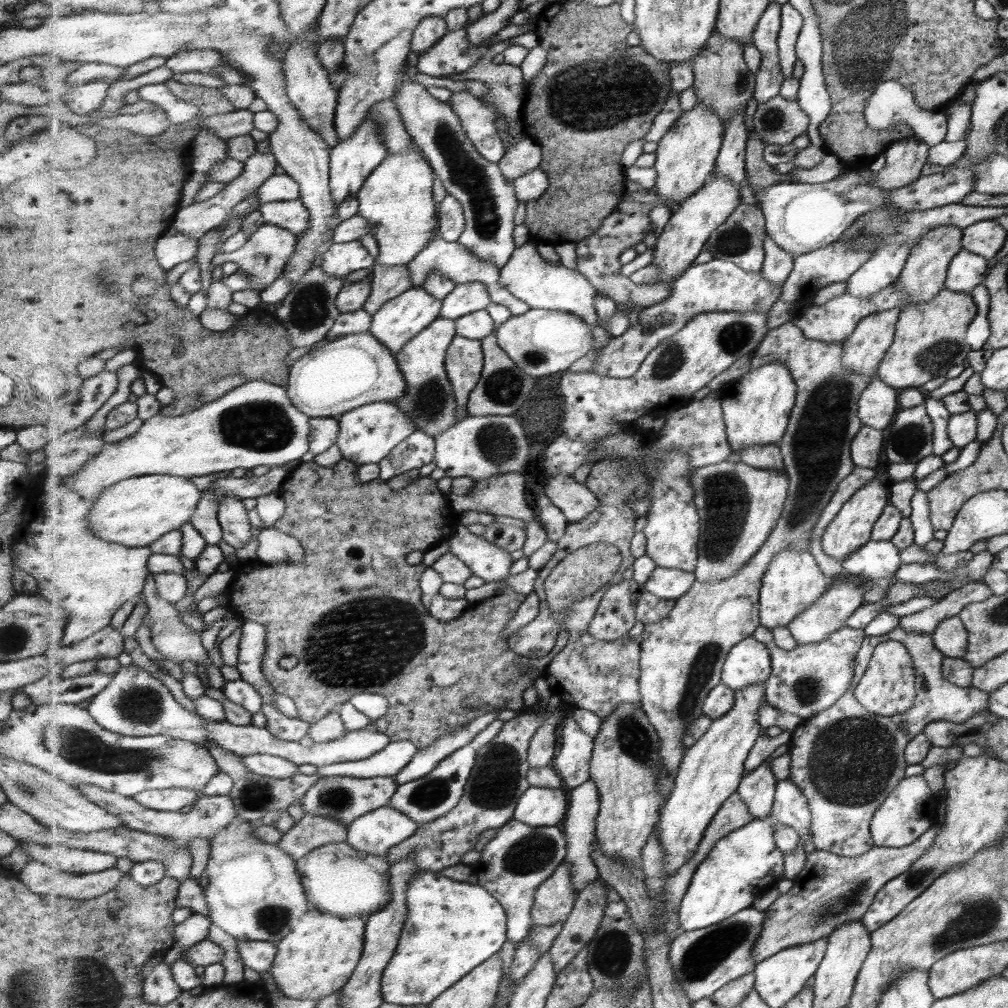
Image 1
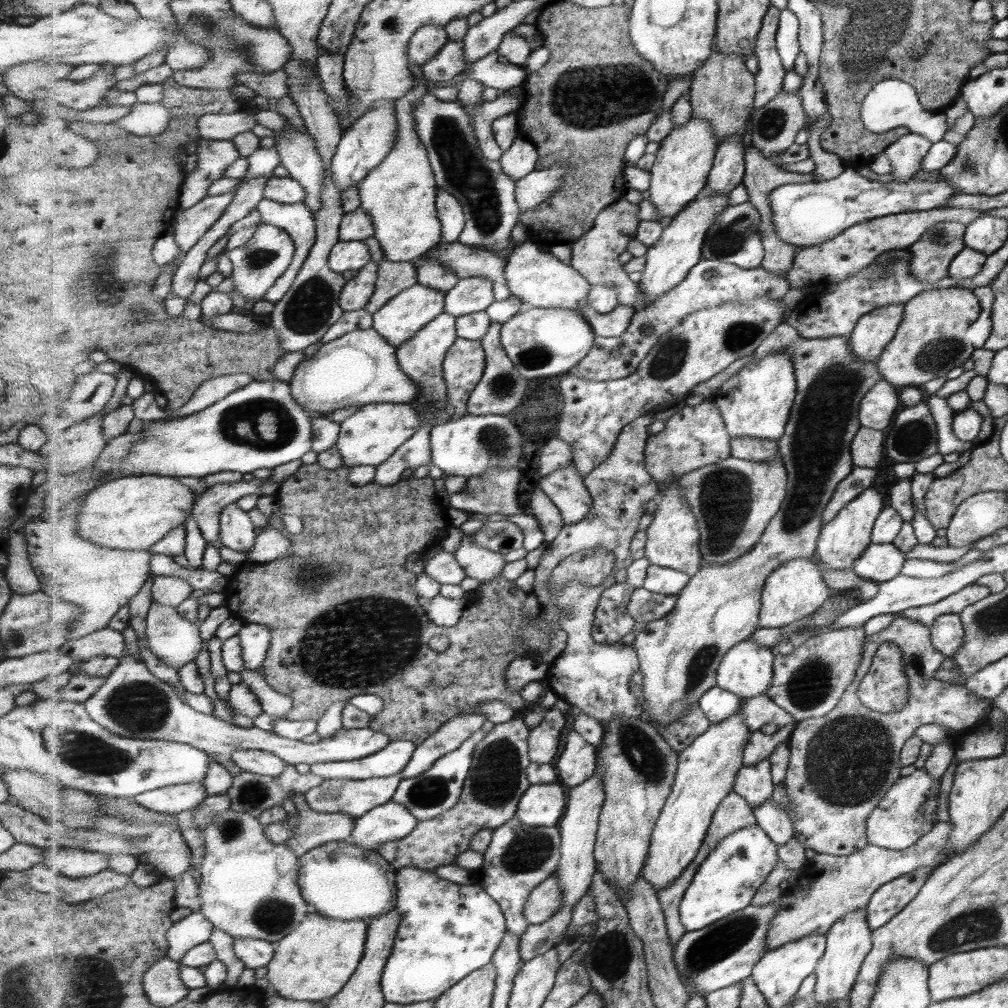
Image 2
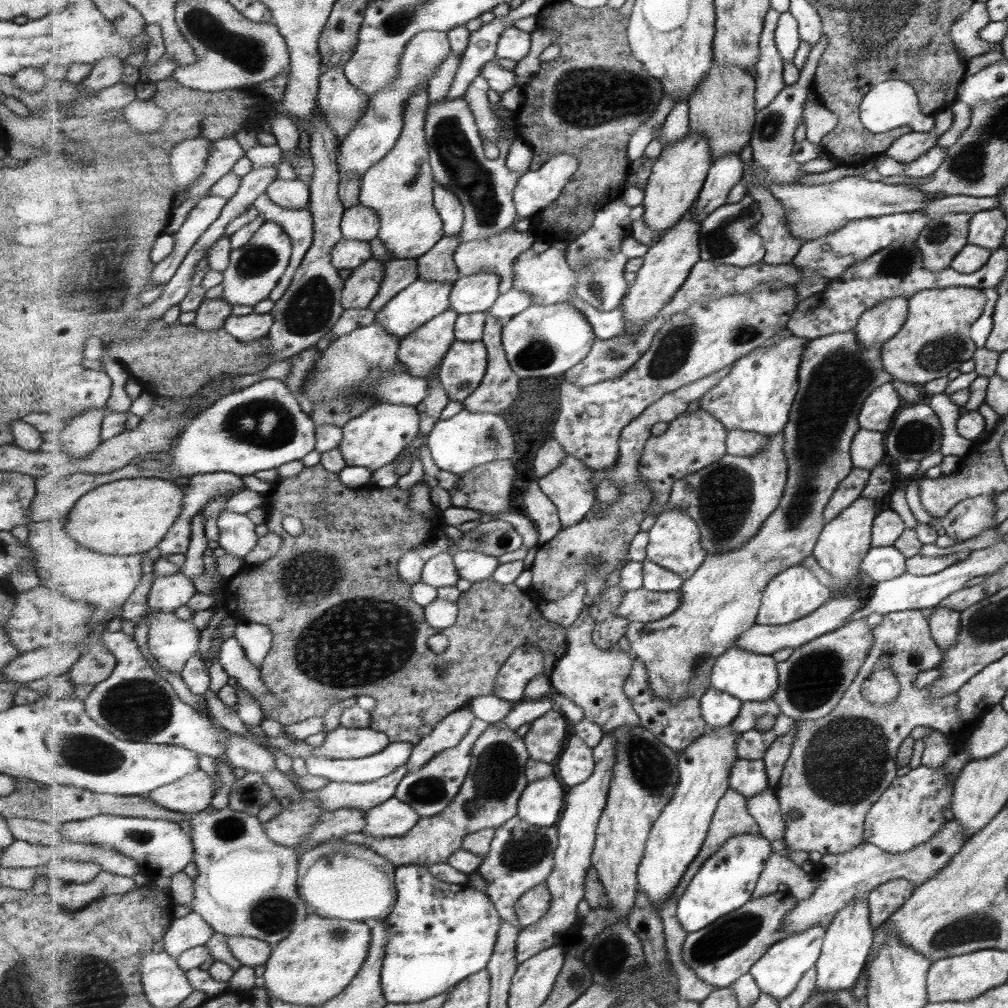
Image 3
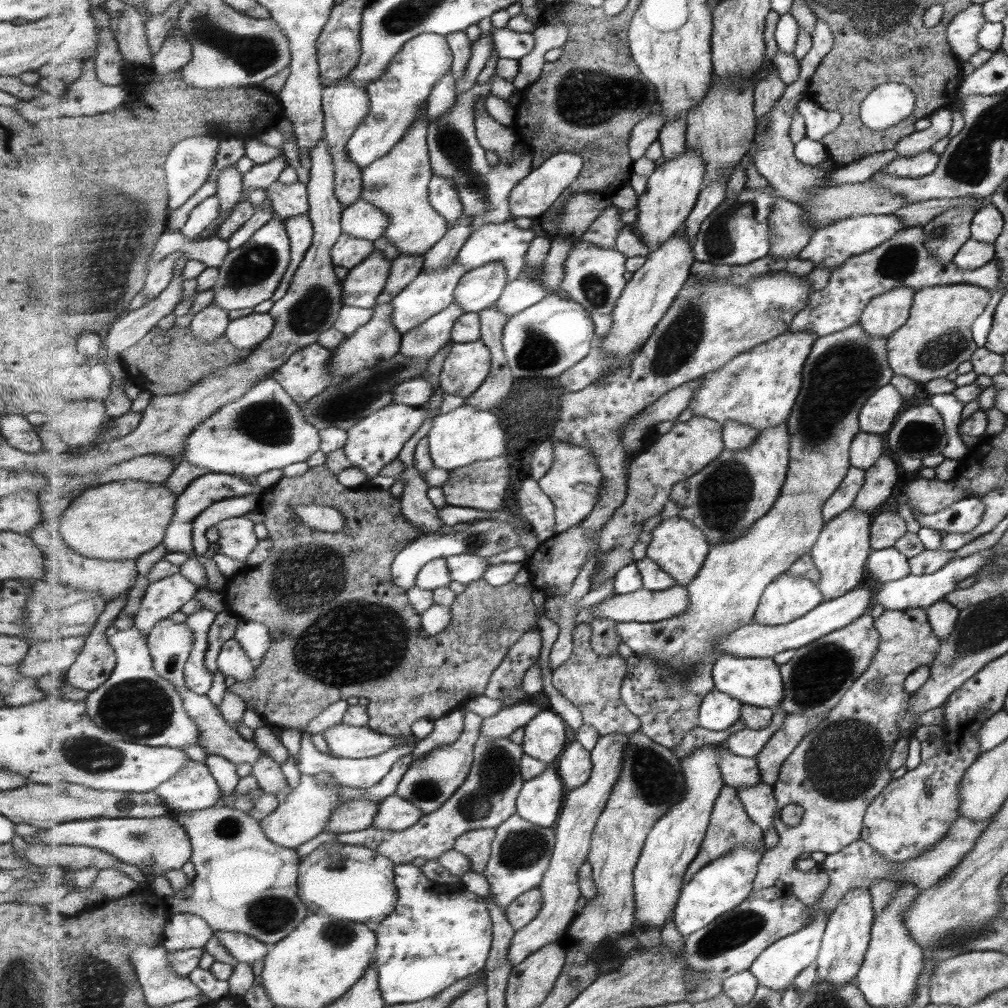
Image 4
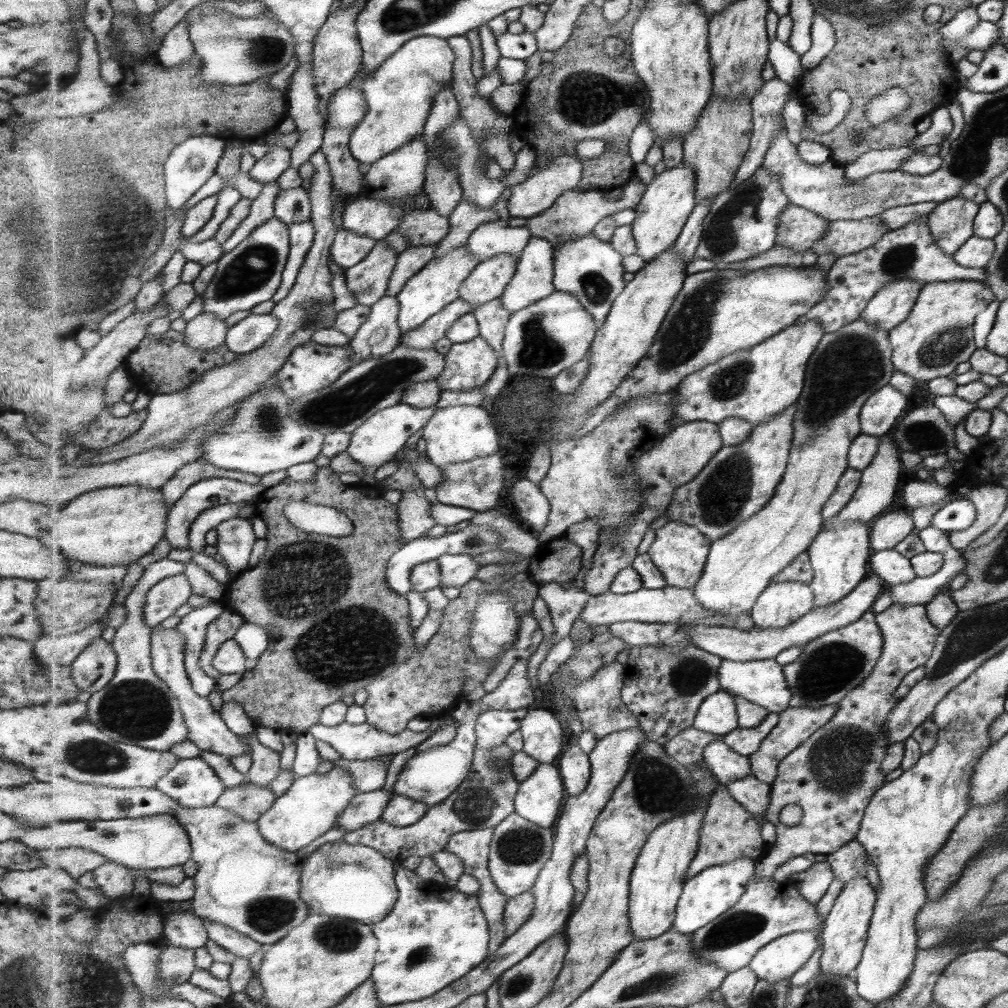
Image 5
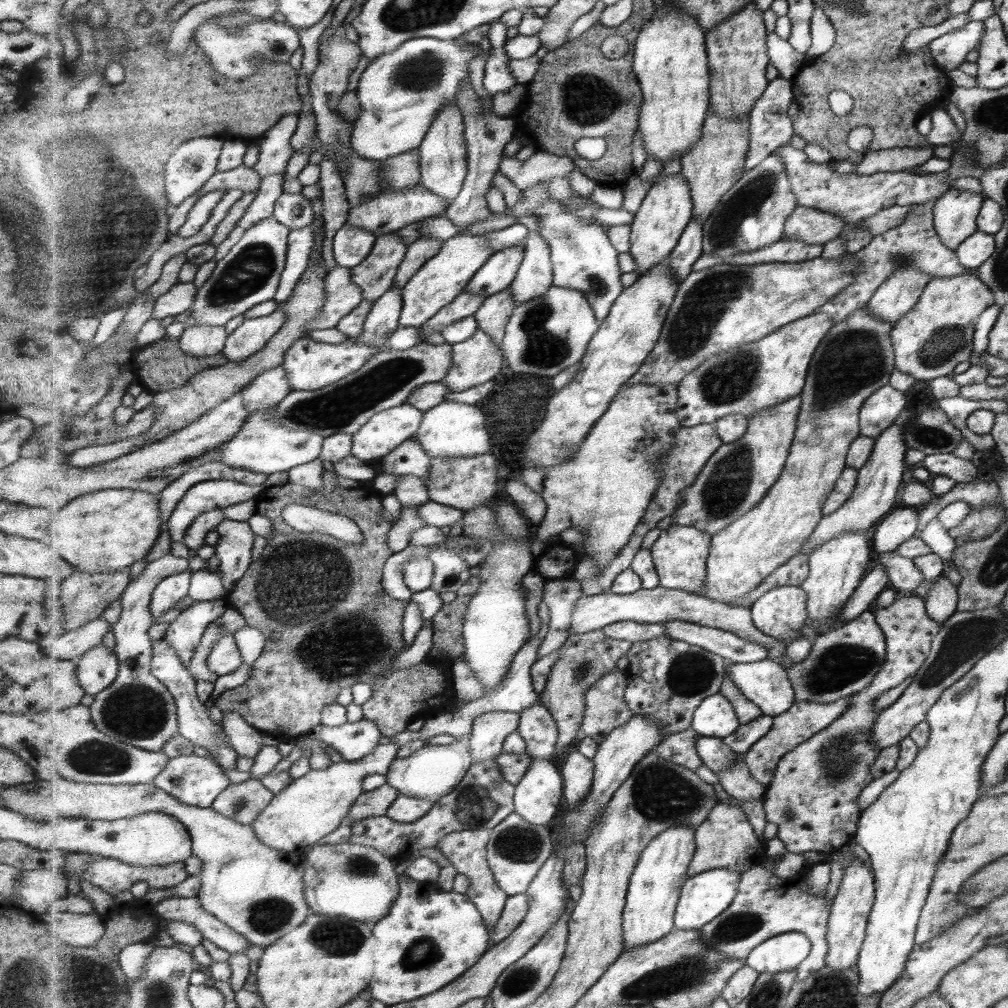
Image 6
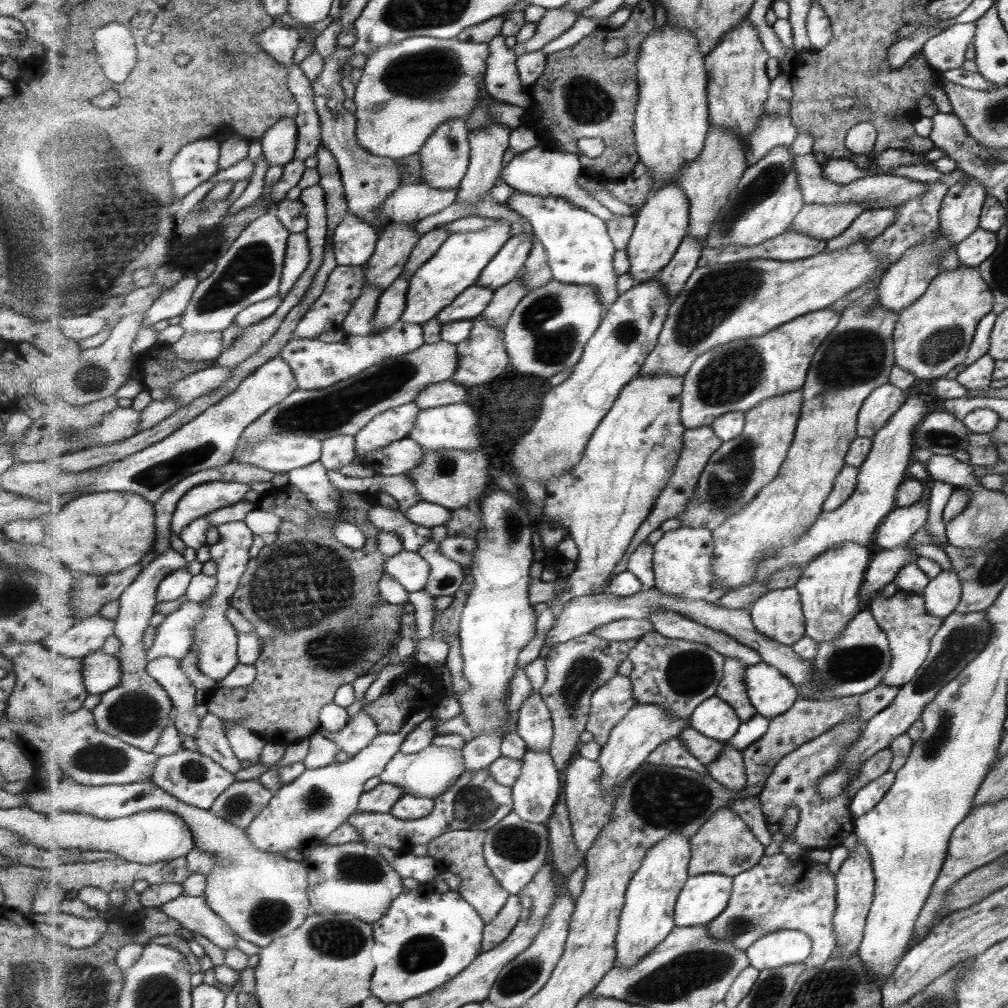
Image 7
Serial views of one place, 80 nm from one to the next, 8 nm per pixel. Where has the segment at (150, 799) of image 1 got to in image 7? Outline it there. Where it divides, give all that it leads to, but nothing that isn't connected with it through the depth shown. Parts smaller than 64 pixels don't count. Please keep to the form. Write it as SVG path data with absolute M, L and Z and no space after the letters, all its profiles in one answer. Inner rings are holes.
M189 749L180 750L177 754L169 756L160 756L152 778L165 792L191 806L205 810L210 810L219 796L236 781L235 774L223 768L213 758Z

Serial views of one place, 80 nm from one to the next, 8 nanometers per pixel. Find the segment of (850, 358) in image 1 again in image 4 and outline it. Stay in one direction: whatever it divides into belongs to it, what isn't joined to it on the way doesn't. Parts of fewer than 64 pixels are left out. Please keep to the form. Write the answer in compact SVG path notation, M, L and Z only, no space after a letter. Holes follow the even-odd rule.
M897 287L866 302L858 323L870 337L889 338L907 320L913 289Z

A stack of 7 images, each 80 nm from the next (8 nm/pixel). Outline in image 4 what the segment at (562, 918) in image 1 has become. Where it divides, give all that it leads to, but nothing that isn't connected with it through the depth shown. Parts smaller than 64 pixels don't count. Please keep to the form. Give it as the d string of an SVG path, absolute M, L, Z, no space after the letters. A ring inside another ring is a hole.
M540 887L531 889L514 900L508 908L507 917L515 931L526 928L541 914L543 895Z

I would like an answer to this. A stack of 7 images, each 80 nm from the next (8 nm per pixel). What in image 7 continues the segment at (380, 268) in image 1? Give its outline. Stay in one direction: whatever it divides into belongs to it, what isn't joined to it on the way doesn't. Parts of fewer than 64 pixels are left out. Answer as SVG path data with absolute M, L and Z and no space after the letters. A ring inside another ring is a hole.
M437 227L431 232L427 232L414 248L409 262L404 268L404 274L411 278L435 253L442 247L442 244L450 238L451 232L445 227Z

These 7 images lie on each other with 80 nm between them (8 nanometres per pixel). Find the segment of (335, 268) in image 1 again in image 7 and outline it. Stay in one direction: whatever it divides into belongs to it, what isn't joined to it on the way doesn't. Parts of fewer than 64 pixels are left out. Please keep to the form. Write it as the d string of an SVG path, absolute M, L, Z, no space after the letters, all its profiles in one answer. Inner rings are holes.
M347 214L336 229L333 239L339 264L356 267L365 265L376 251L379 230L353 214Z

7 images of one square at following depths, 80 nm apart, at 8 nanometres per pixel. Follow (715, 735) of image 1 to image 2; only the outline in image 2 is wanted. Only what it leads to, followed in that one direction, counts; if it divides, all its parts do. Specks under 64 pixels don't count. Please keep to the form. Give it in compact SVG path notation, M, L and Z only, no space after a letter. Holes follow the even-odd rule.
M740 706L731 719L713 723L705 734L680 752L674 788L654 828L649 856L642 870L644 879L658 891L670 886L694 862L707 838L714 814L722 800L734 790L739 769L744 765L745 746L753 732L745 720Z

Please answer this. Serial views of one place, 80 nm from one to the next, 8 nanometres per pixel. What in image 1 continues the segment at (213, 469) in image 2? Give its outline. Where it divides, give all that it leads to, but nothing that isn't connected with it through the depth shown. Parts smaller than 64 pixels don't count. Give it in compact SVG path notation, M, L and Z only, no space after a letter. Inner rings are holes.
M252 380L247 381L245 384L230 390L221 398L215 399L209 404L201 406L201 408L194 410L193 412L187 413L181 416L167 416L158 414L157 416L151 417L149 420L145 420L143 426L139 429L139 432L131 437L124 438L123 441L110 443L103 445L103 451L99 455L95 456L95 459L85 464L85 467L81 468L81 471L73 473L69 477L62 478L61 484L44 484L40 482L42 486L36 486L34 490L31 490L26 502L26 509L24 510L24 516L22 521L18 524L17 530L15 530L12 536L13 540L13 554L16 556L16 562L13 564L17 565L17 568L21 568L23 572L27 572L31 578L37 582L37 591L35 594L41 596L45 602L50 602L52 605L56 605L61 602L61 605L68 612L68 620L66 623L66 630L64 631L64 637L61 646L69 646L70 644L78 643L80 640L91 638L96 632L102 631L103 628L109 627L114 619L114 614L128 601L136 599L138 596L143 594L143 590L147 581L147 577L150 576L150 556L152 550L145 546L131 548L127 545L117 544L109 540L103 540L101 536L97 536L90 529L90 516L91 510L95 508L93 502L99 500L103 491L107 487L111 487L123 480L146 476L146 475L170 475L170 476L181 476L189 479L190 477L205 476L219 472L233 471L237 468L243 468L247 471L251 471L257 466L267 465L271 468L287 465L287 462L297 460L300 462L300 458L303 458L303 454L310 452L309 434L310 434L310 420L311 417L307 414L303 414L297 408L293 401L288 395L288 387L283 385L273 384L271 381L266 380Z

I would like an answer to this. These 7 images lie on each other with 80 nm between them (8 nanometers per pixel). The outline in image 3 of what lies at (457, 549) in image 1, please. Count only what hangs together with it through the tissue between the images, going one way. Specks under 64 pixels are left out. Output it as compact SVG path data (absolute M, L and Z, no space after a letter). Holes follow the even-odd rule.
M457 550L454 561L455 567L459 570L459 576L471 583L491 579L493 572L500 564L497 556L489 556L484 552L474 550Z

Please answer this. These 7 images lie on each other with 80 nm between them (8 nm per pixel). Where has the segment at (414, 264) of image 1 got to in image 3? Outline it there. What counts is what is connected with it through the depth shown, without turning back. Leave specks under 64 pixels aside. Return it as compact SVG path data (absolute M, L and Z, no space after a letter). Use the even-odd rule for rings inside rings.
M514 224L506 229L503 234L491 236L489 240L477 240L471 244L461 244L454 254L455 264L458 265L461 276L472 275L483 271L499 273L501 275L501 295L514 287L515 263L521 254L532 248L537 240L537 237L533 234L532 228L529 228L526 232L519 232Z

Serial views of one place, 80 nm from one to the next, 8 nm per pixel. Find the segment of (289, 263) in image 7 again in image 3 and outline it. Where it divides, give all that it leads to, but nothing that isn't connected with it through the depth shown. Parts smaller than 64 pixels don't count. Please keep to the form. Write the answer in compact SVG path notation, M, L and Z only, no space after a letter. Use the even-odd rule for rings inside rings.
M267 193L257 197L254 207L259 212L259 216L263 216L267 221L280 224L294 245L290 266L287 267L283 278L269 296L269 299L277 302L286 294L287 289L294 282L298 268L302 266L307 251L314 243L314 216L309 208L302 208L301 210L283 208L275 204Z

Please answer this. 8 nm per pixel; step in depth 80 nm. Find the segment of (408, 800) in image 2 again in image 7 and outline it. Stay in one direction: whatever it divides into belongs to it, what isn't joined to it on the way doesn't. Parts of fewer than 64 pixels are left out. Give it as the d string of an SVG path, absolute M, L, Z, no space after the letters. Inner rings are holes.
M431 745L417 754L397 752L392 761L380 774L383 783L391 783L403 788L405 793L418 797L436 799L443 794L466 771L462 748Z

